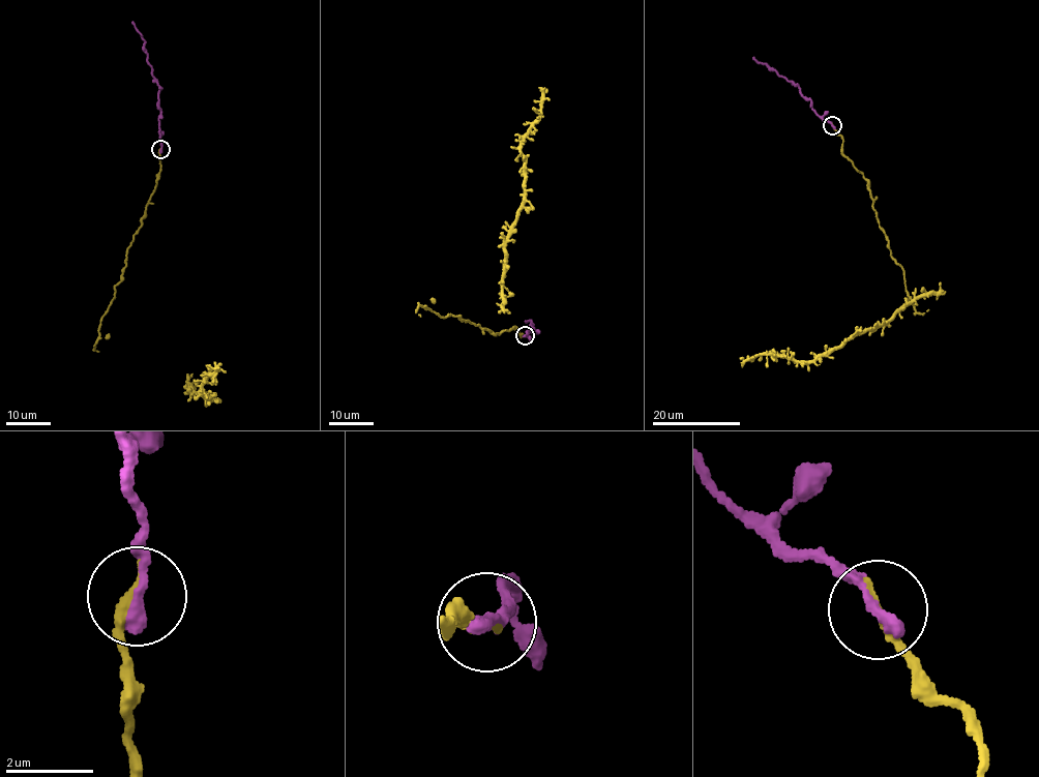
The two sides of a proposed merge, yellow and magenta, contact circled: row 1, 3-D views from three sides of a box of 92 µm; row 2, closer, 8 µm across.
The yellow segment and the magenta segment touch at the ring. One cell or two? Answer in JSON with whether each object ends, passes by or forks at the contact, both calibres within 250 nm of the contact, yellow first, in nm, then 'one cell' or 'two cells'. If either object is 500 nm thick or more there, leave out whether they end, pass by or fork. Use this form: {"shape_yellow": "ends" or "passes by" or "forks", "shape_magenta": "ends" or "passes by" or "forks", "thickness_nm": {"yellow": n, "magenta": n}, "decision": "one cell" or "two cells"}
{"shape_yellow": "ends", "shape_magenta": "ends", "thickness_nm": {"yellow": 280, "magenta": 320}, "decision": "one cell"}

